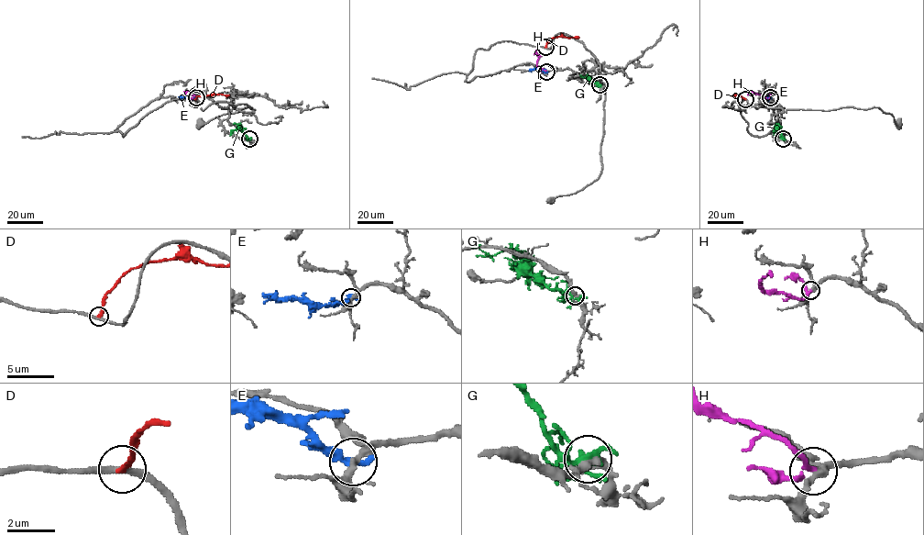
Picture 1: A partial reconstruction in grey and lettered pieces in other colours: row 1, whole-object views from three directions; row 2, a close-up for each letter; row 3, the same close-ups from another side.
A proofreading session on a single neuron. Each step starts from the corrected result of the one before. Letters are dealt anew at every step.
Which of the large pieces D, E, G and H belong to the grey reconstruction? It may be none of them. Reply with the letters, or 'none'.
H

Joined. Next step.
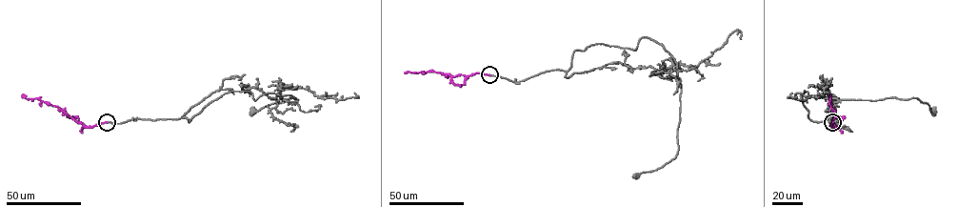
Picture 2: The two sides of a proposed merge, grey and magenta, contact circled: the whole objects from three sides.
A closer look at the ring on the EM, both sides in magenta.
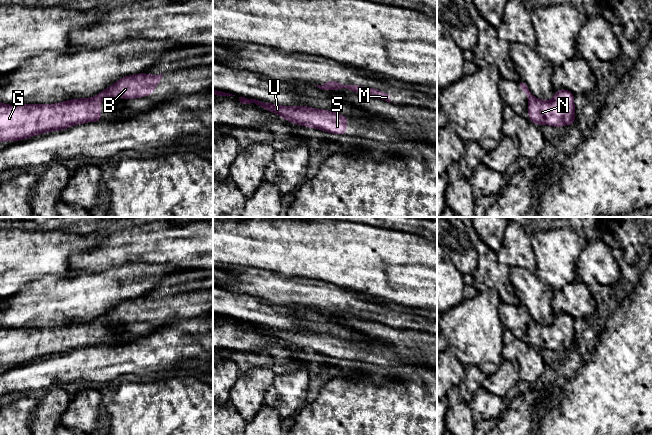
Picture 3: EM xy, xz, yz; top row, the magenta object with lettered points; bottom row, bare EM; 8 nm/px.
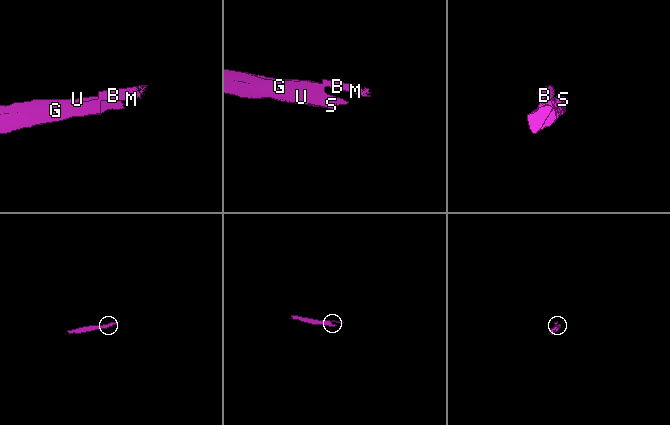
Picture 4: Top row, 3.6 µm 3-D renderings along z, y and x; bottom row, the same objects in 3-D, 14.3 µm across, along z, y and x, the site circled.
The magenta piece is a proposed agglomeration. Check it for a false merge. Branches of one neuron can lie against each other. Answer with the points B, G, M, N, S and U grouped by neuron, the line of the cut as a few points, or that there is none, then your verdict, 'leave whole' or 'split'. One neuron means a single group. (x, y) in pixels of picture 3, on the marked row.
groups B M / G N S U; cut yz (532, 95), (528, 97); split

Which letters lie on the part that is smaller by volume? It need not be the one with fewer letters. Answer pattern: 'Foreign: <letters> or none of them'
Foreign: B, M

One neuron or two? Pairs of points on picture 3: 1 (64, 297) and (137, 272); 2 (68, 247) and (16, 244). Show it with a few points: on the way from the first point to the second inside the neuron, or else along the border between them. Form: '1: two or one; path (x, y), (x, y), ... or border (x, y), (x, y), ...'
1: one; path (82, 297), (95, 294), (110, 287), (119, 287)
2: one; path (55, 247), (29, 247)

